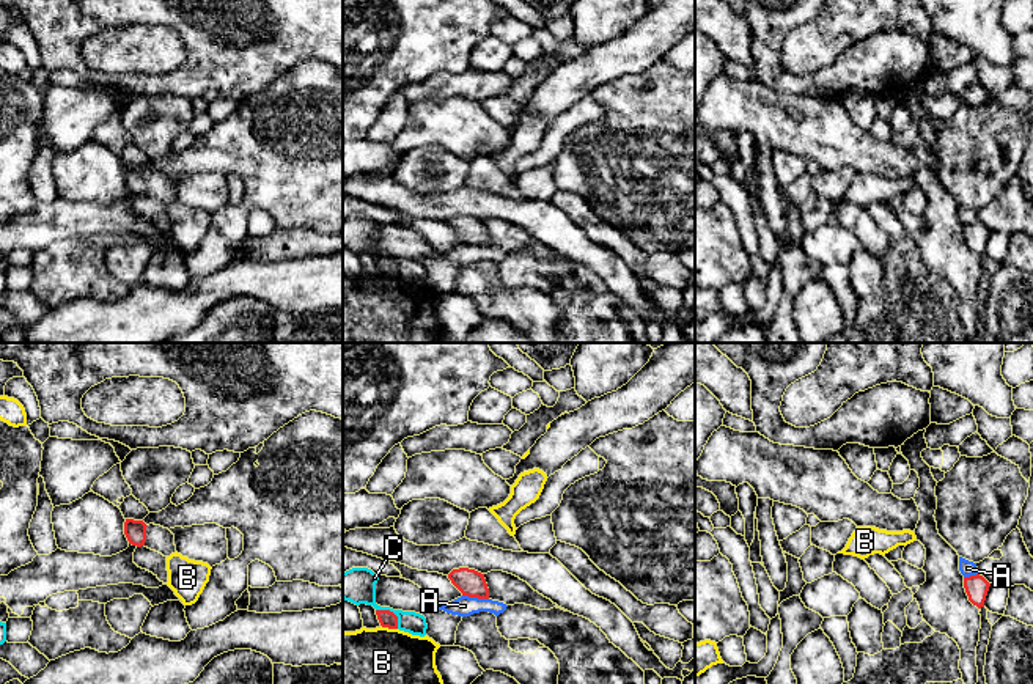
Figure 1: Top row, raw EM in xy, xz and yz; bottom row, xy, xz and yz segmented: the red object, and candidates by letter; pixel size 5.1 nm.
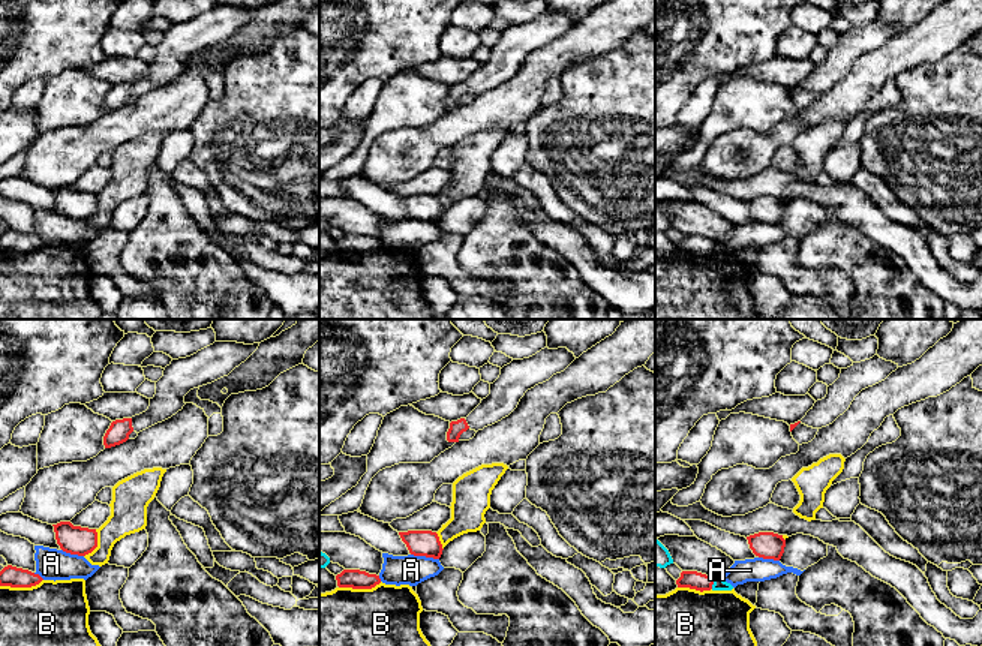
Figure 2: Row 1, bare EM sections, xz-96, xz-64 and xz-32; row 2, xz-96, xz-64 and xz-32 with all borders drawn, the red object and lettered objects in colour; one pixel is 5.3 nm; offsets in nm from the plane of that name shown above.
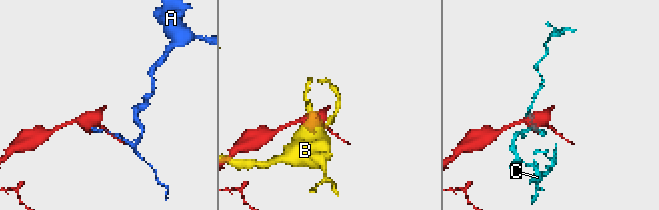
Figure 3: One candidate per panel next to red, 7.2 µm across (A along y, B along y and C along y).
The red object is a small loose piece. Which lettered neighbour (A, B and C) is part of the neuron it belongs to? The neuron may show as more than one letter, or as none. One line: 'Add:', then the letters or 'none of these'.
Add: none of these

